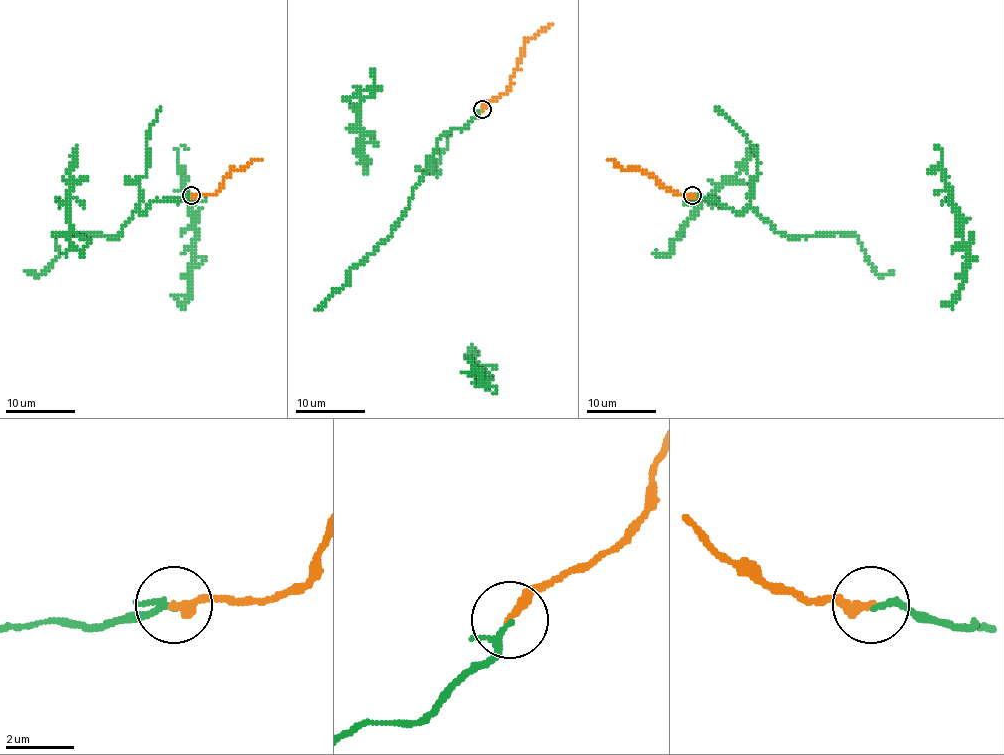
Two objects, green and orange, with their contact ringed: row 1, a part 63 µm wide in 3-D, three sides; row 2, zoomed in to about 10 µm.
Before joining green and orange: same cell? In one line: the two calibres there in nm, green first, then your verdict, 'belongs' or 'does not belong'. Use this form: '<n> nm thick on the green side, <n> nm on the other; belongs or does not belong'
140 nm thick on the green side, 300 nm on the other; belongs

